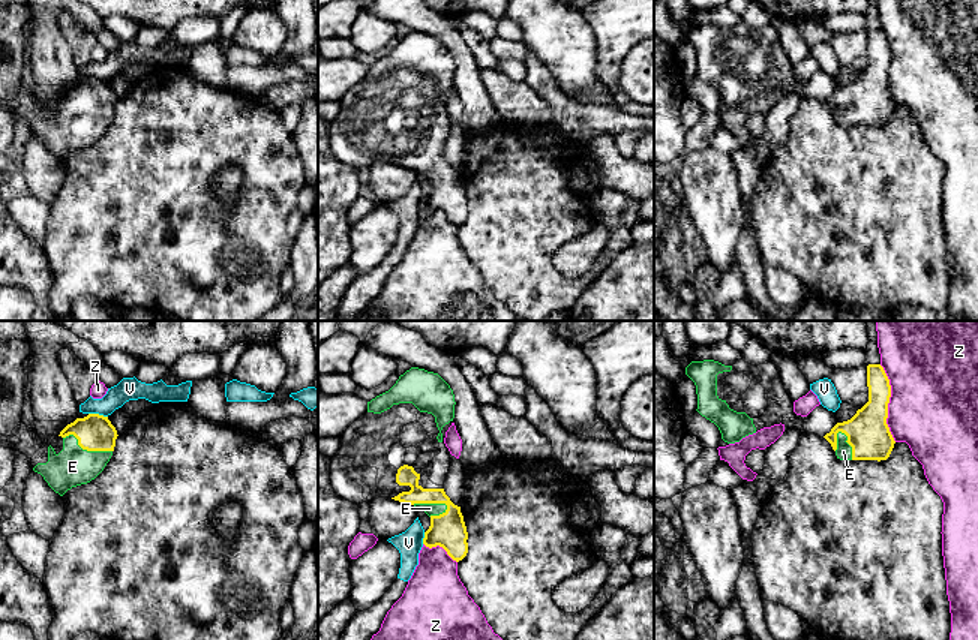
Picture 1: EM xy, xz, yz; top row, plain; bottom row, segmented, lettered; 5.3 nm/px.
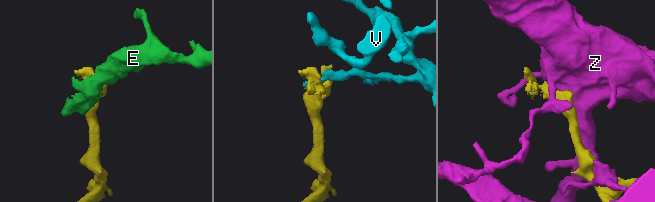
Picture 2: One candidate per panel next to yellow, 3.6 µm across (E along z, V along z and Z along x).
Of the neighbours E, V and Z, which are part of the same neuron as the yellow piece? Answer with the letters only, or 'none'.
E

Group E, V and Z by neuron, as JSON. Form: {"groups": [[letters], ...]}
{"groups": [["E"], ["V"], ["Z"]]}

